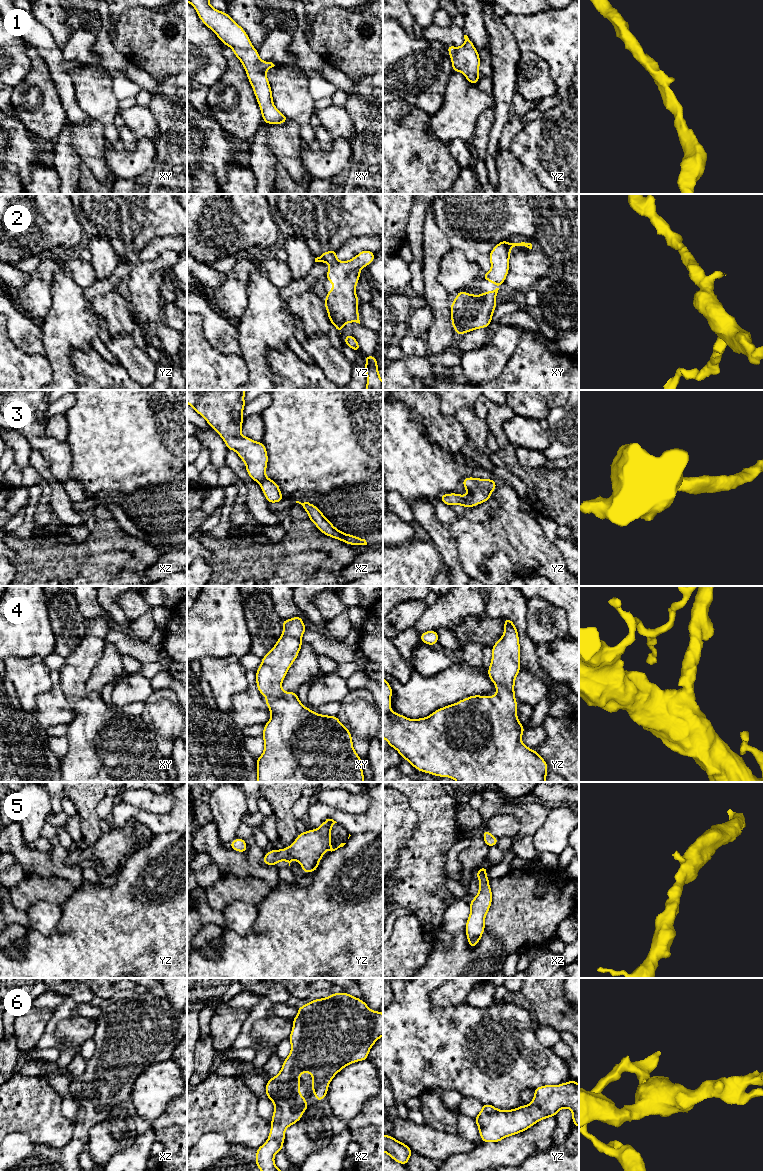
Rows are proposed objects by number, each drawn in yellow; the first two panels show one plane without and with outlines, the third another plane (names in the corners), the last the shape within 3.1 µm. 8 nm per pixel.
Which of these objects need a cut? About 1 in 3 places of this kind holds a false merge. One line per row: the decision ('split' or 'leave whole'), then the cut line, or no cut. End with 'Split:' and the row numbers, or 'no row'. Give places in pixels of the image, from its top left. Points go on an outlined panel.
1: leave whole | no cut
2: leave whole | no cut
3: leave whole | no cut
4: leave whole | no cut
5: leave whole | no cut
6: leave whole | no cut
Split: no row

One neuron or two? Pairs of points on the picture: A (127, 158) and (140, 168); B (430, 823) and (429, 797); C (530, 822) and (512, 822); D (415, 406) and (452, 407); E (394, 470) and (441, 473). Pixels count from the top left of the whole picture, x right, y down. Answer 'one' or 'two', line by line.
A: one
B: one
C: two
D: two
E: one

